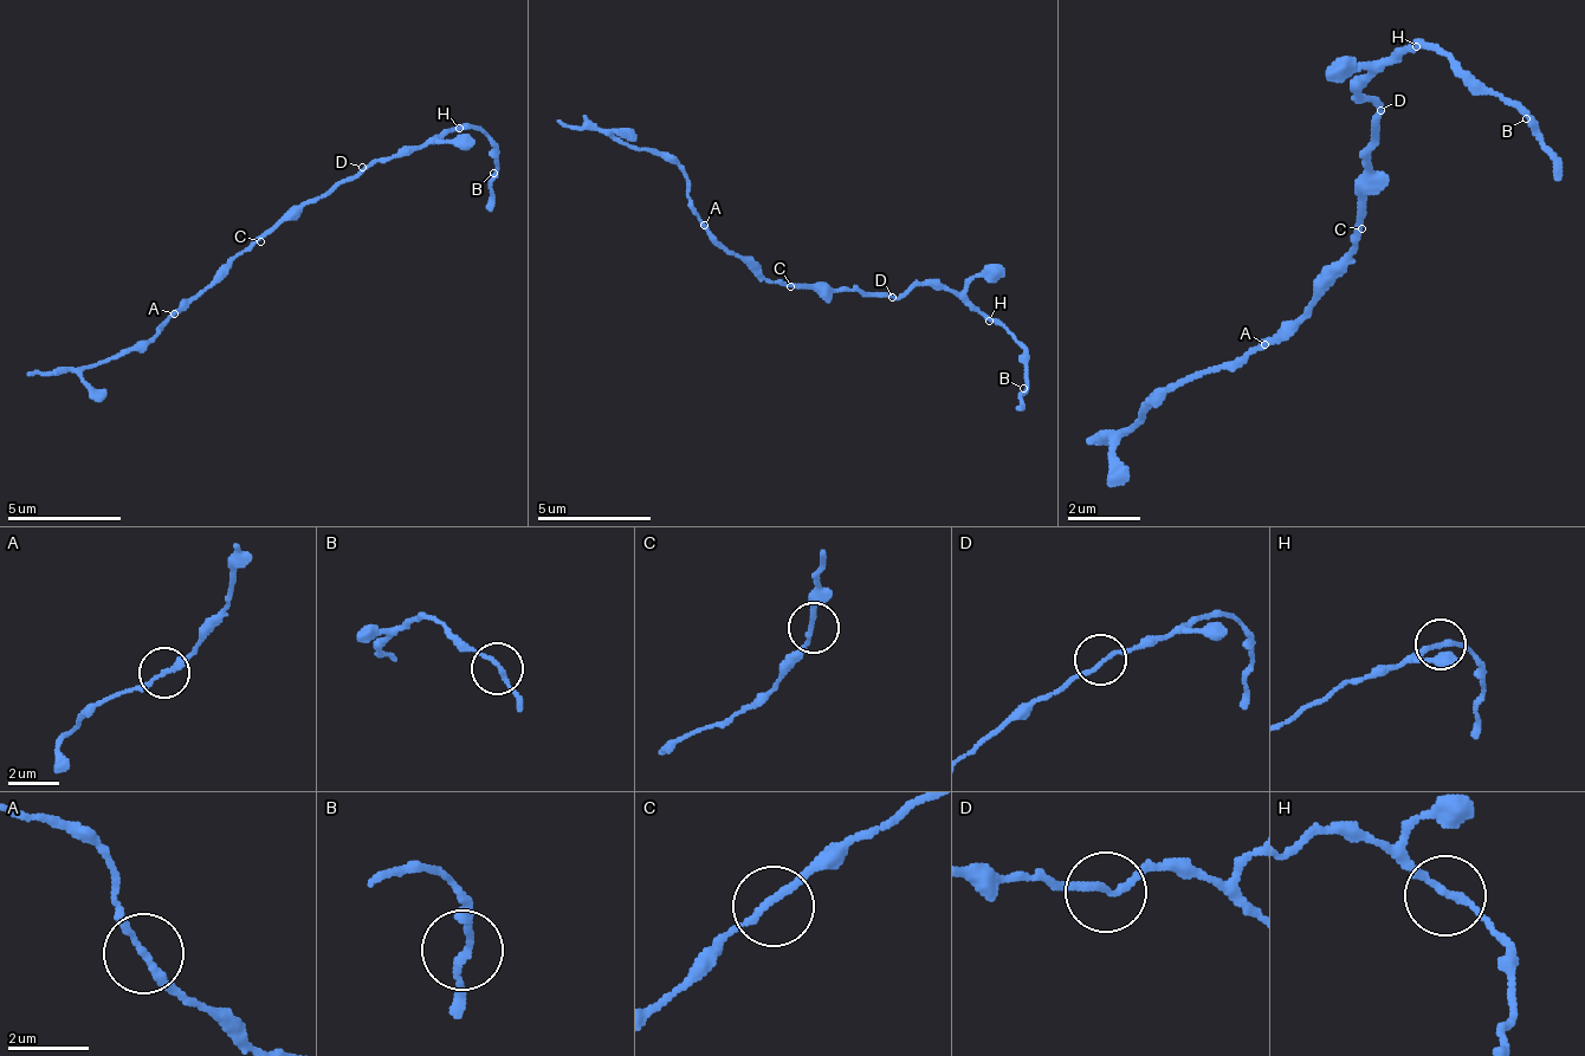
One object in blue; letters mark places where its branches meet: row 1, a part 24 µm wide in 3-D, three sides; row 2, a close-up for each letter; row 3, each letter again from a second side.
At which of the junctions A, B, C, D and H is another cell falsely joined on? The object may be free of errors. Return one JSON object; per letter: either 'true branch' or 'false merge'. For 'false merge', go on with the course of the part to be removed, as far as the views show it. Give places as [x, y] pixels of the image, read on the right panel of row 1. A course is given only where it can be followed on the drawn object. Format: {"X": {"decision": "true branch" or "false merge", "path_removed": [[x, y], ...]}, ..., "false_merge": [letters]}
{"A": {"decision": "true branch"}, "B": {"decision": "true branch"}, "C": {"decision": "true branch"}, "D": {"decision": "true branch"}, "H": {"decision": "true branch"}, "false_merge": []}

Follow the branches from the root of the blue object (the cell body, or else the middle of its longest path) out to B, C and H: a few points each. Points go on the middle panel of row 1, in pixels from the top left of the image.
B: (807, 286), (898, 297), (914, 286), (938, 286), (966, 297), (1023, 349), (1028, 382), (1023, 388)
C: (807, 286), (790, 286)
H: (807, 286), (892, 292), (898, 297), (914, 286), (938, 286), (955, 297), (966, 297), (989, 321)

